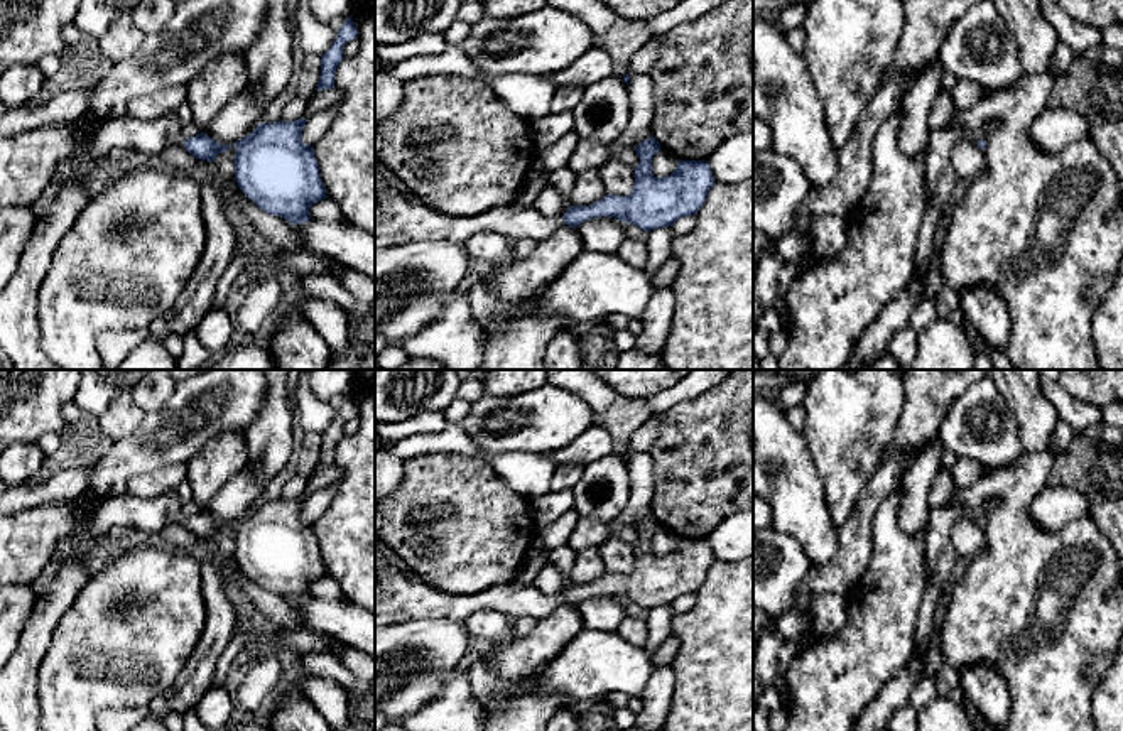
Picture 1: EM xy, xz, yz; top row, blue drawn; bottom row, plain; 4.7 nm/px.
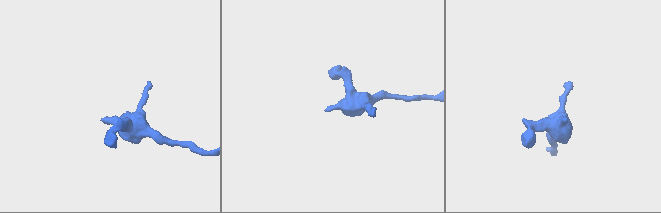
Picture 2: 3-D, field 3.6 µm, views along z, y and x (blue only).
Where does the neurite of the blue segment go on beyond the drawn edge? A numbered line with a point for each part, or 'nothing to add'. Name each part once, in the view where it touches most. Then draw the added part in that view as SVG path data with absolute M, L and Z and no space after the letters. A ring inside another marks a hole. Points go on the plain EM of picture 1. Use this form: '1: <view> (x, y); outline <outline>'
1: xz (397, 598); outline M375 564L375 625L448 618L463 621L481 609L495 609L513 621L535 621L564 603L562 594L542 594L534 586L503 584L475 594L439 591L407 577L392 564Z

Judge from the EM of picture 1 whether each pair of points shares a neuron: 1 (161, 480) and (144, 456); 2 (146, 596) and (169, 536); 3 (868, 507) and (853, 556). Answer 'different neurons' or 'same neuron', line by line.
1: different neurons
2: different neurons
3: same neuron

